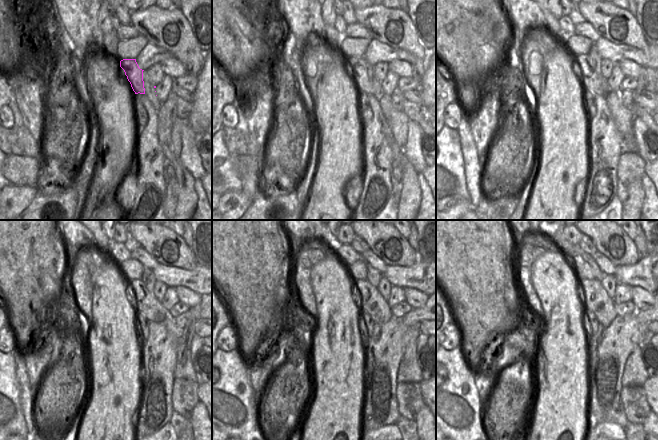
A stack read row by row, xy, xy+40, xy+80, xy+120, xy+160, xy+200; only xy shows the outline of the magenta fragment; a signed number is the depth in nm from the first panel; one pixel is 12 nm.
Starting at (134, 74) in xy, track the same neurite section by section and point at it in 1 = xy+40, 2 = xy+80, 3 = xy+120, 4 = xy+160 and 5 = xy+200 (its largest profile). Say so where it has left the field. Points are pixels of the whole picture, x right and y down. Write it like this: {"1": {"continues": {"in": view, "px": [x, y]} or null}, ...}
{"1": {"continues": {"in": "xy+40", "px": [365, 79]}}, "2": {"continues": {"in": "xy+80", "px": [592, 80]}}, "3": {"continues": {"in": "xy+120", "px": [146, 303]}}, "4": {"continues": {"in": "xy+160", "px": [371, 301]}}, "5": {"continues": {"in": "xy+200", "px": [596, 299]}}}

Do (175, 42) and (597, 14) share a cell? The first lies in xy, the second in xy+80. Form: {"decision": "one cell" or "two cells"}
{"decision": "one cell"}

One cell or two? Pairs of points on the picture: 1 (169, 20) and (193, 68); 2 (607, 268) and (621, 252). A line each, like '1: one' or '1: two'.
1: one
2: two

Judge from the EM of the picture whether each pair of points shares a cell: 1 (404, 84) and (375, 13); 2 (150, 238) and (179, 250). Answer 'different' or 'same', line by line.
1: different
2: same

